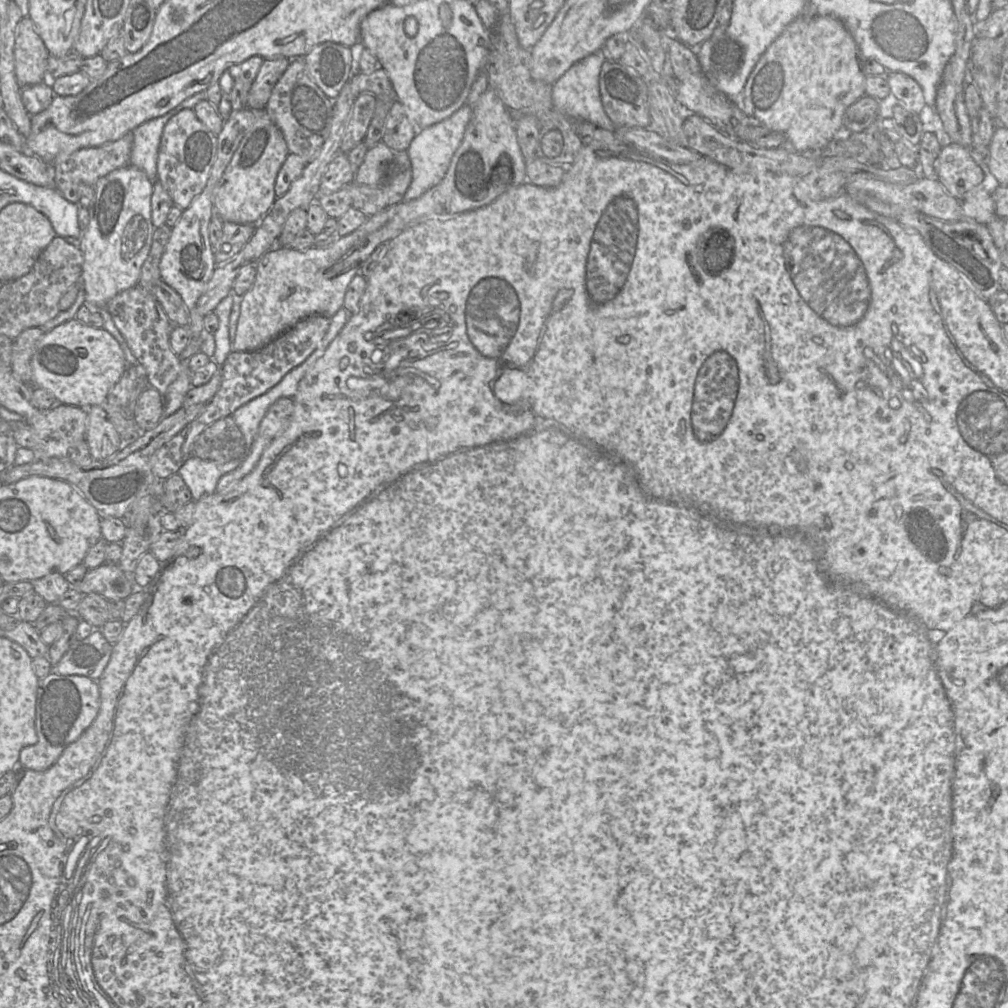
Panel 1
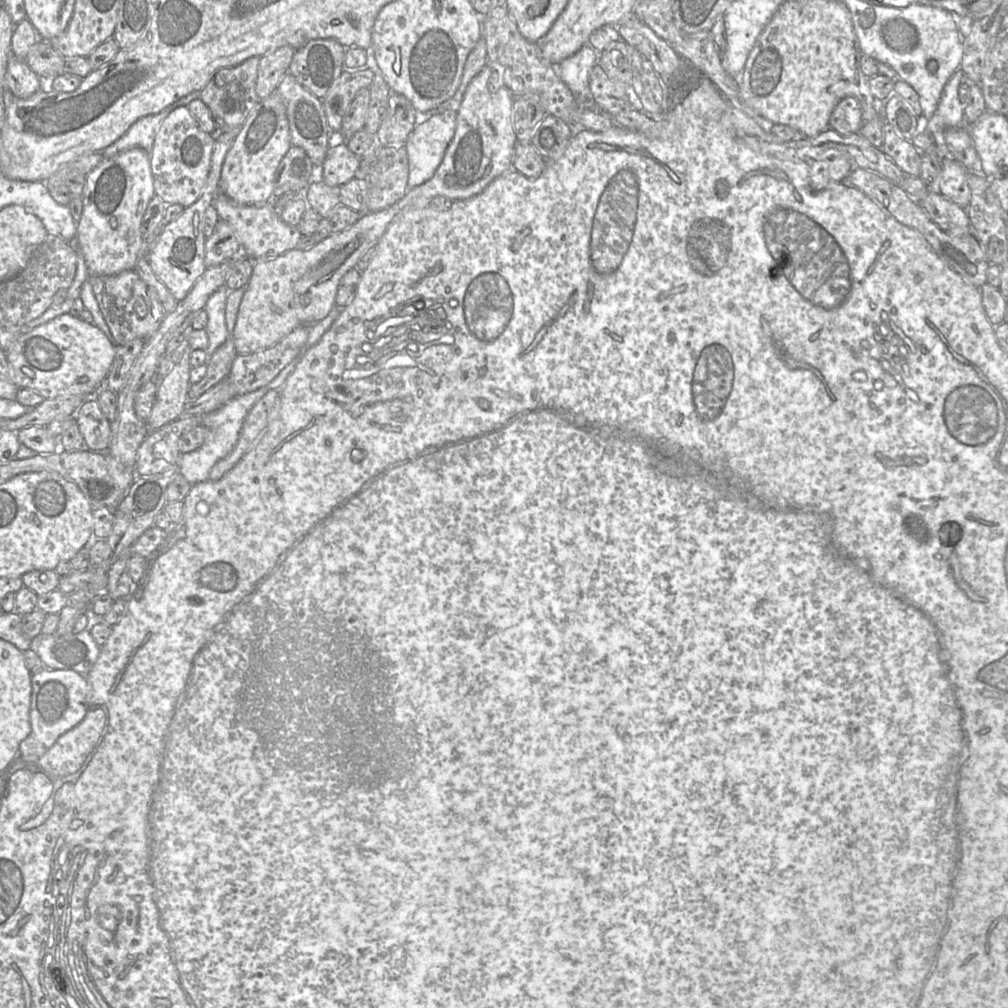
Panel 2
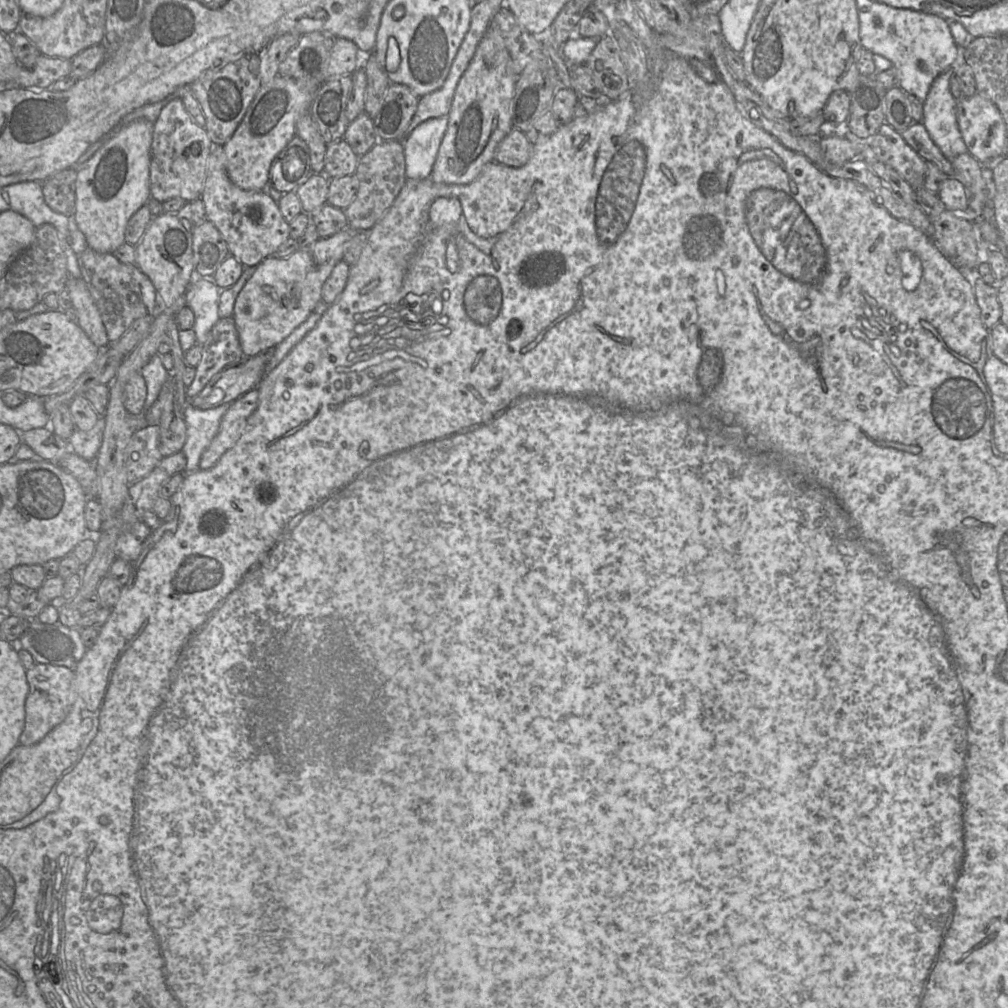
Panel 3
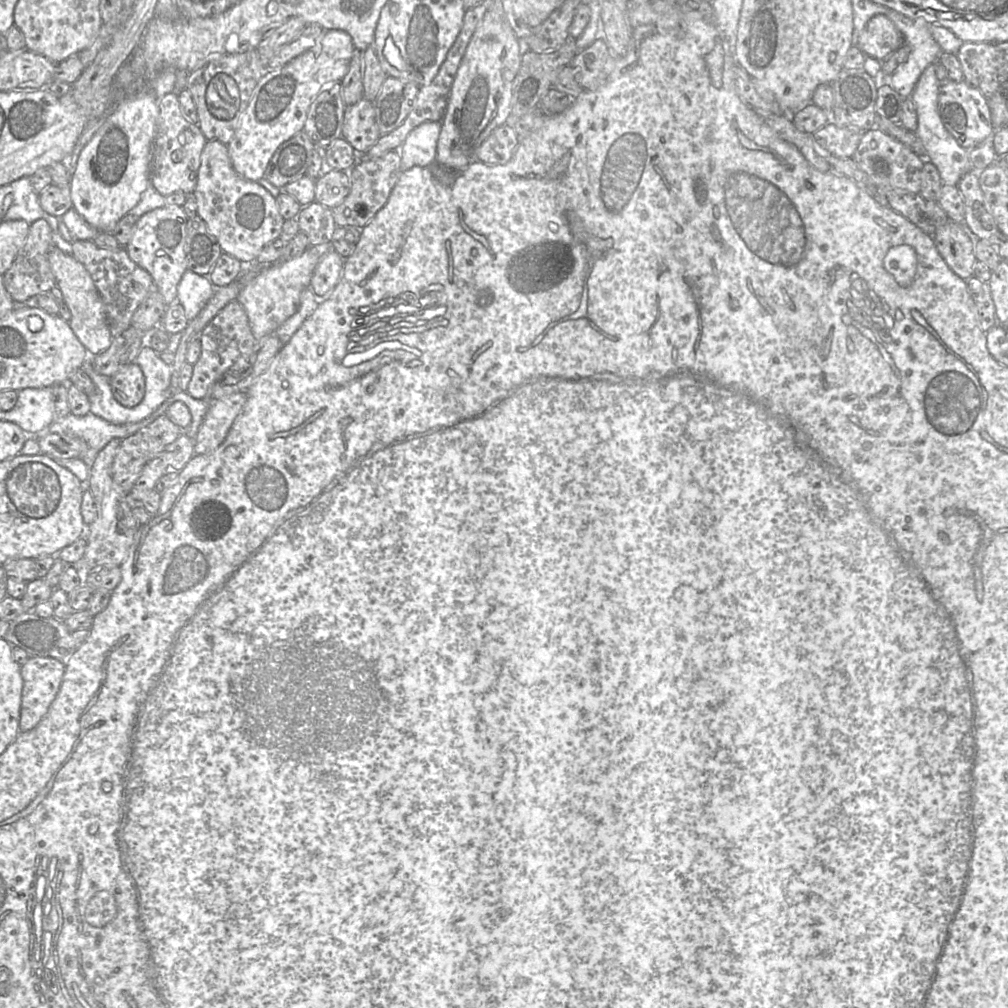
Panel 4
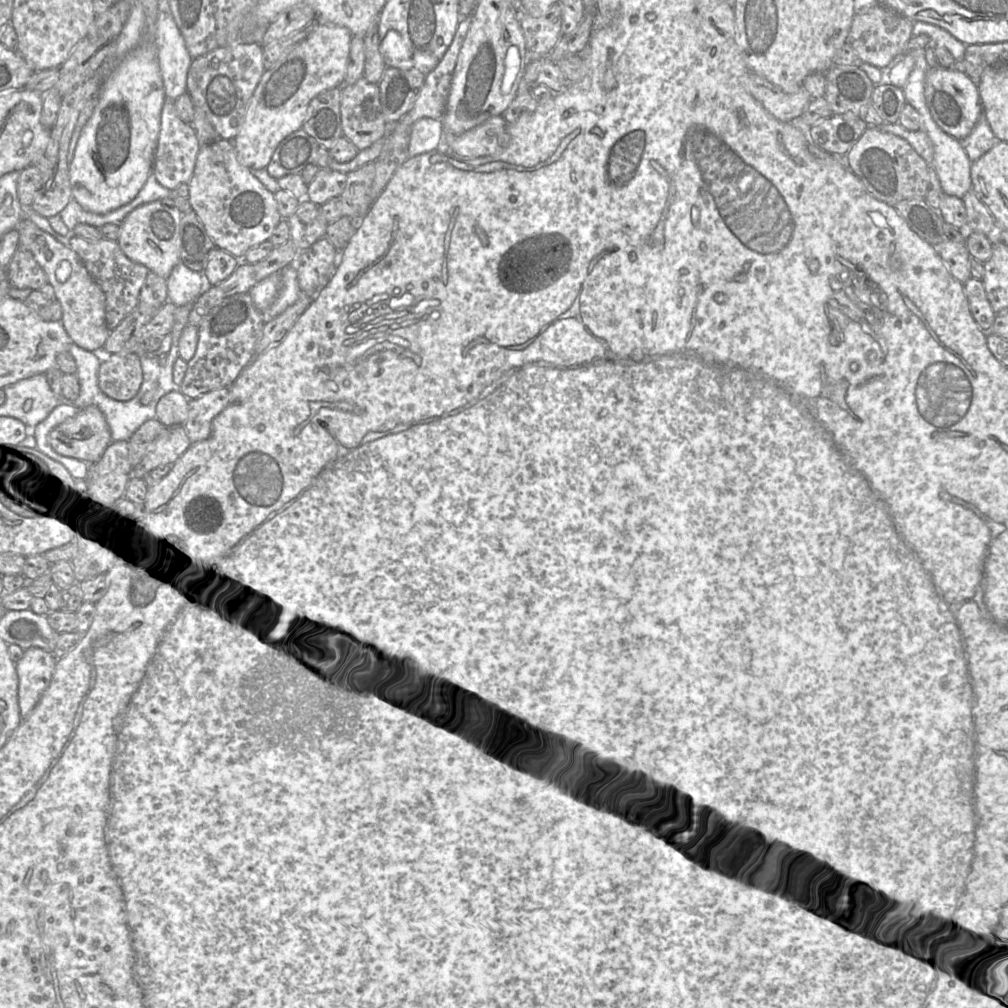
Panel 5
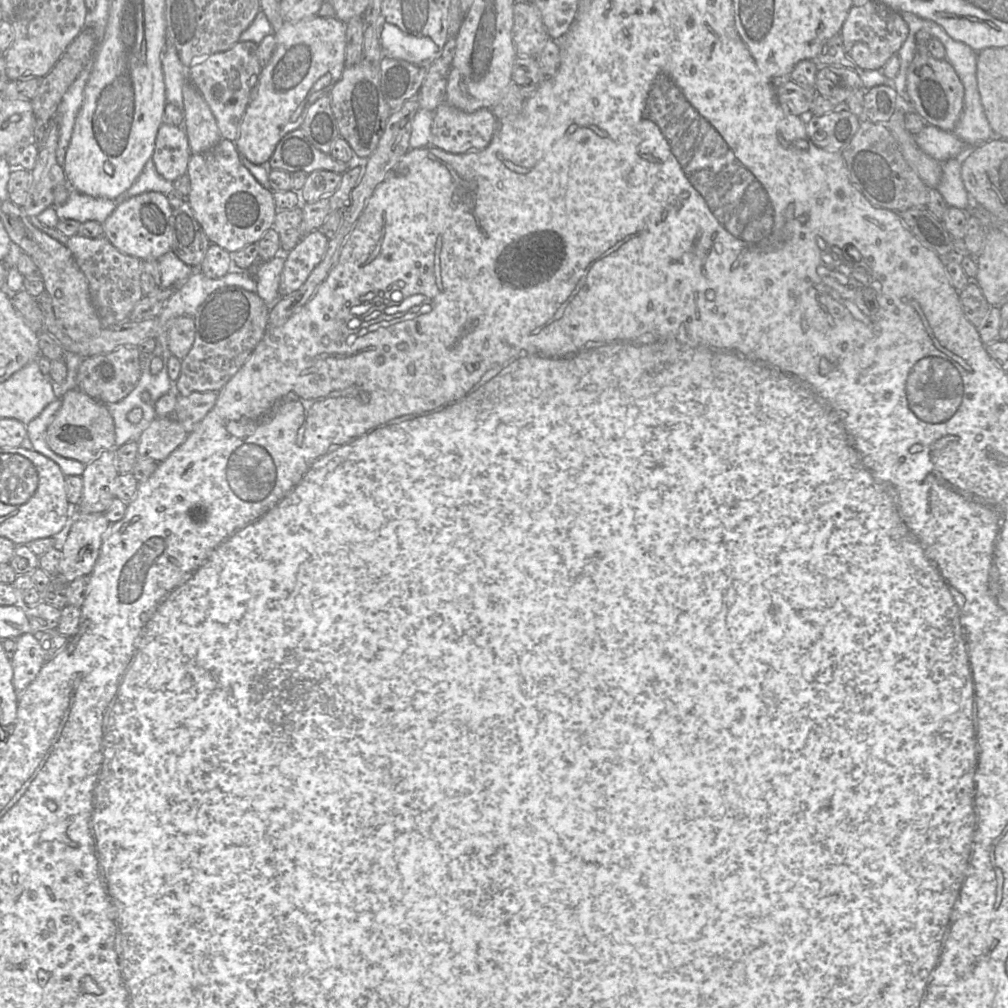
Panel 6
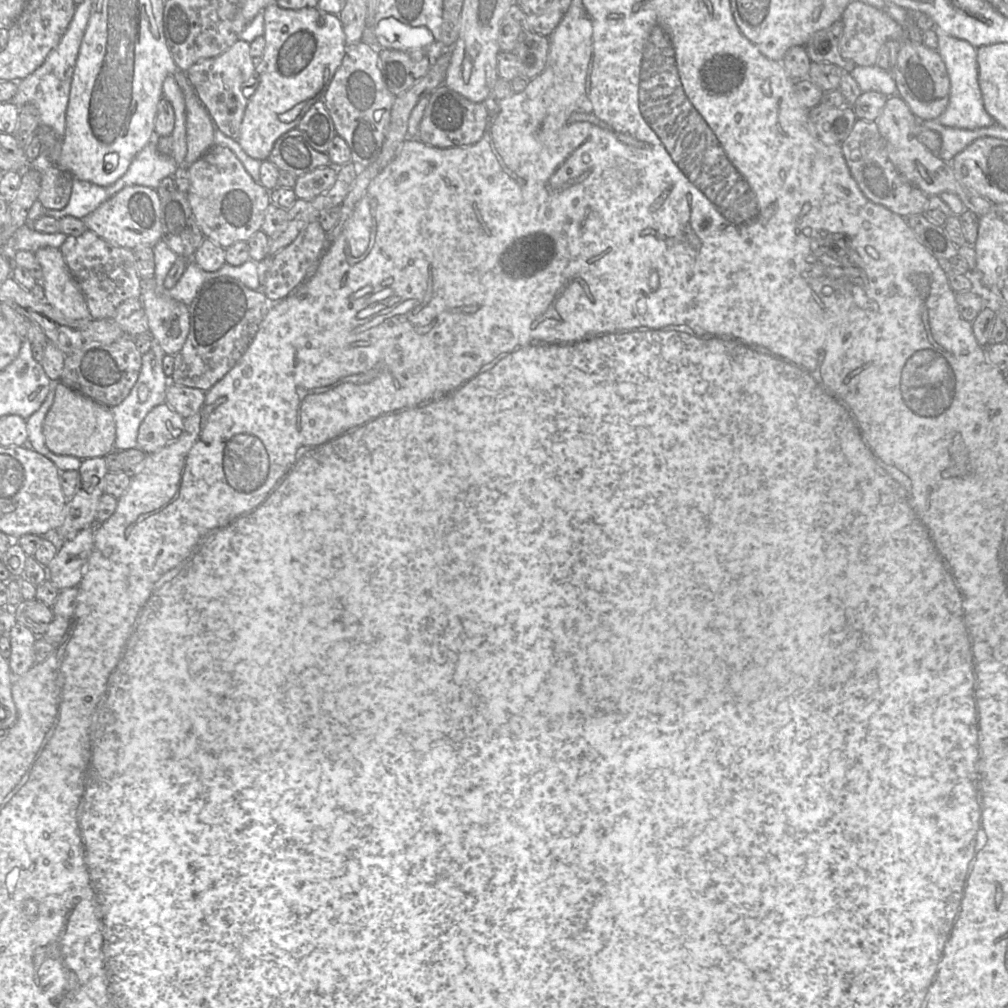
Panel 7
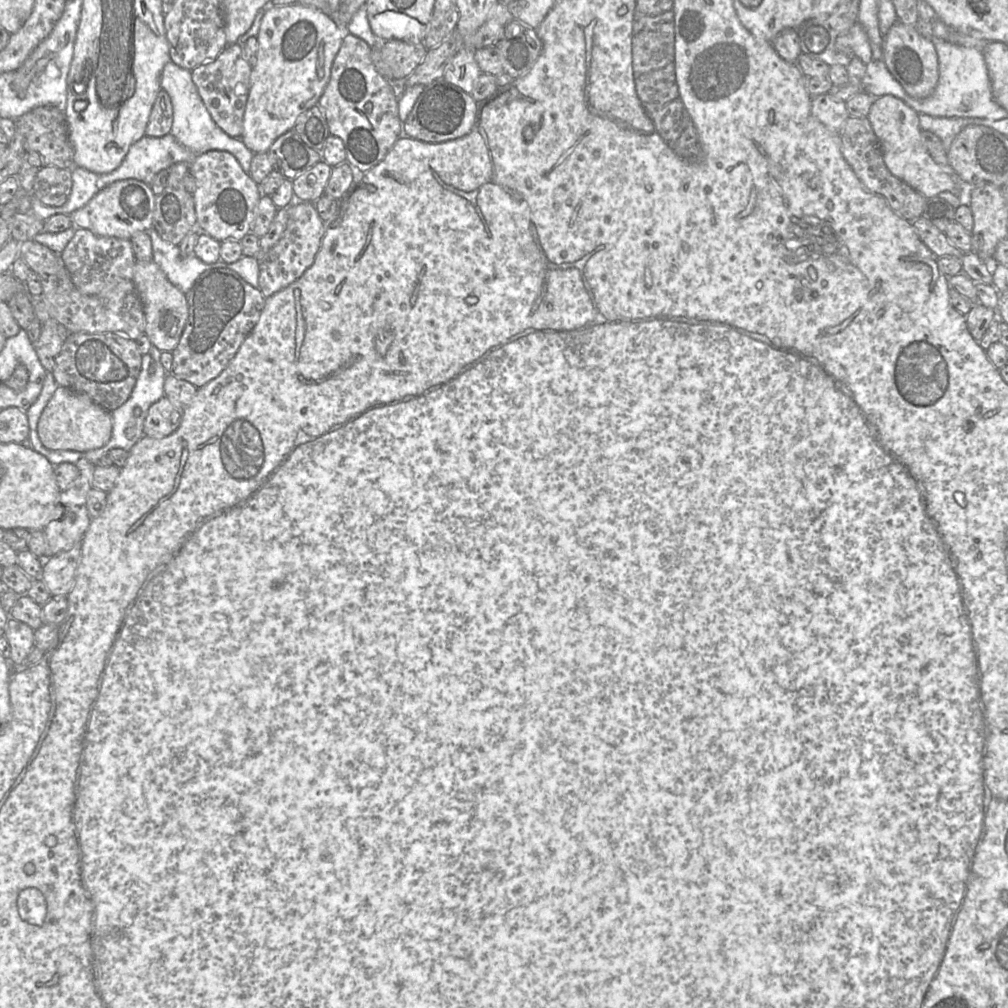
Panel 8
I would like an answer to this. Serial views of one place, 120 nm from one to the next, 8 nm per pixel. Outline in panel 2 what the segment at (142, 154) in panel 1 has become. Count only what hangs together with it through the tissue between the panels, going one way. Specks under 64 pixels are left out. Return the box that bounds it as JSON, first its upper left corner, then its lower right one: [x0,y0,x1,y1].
[100,91,200,158]

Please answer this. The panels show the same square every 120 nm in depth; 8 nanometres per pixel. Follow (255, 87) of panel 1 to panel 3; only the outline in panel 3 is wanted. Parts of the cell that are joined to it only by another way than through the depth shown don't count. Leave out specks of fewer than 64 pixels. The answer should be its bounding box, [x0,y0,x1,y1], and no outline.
[259,32,301,84]

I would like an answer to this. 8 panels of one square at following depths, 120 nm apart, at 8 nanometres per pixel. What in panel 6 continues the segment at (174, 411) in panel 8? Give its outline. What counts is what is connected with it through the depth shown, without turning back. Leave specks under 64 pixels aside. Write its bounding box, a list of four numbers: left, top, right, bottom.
[137,417,188,460]

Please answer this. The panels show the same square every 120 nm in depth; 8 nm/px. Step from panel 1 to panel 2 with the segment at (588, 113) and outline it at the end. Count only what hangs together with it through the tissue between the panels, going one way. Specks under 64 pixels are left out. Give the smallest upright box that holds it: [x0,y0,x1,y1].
[557,44,598,105]

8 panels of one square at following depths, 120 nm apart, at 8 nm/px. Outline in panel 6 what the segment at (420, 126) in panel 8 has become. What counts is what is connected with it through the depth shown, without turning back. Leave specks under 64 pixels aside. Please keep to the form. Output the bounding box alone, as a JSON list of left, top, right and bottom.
[430,102,498,154]

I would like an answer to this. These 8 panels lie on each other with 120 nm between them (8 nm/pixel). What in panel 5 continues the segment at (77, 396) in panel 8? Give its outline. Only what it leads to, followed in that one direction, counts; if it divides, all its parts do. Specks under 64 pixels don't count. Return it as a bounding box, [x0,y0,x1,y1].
[48,405,112,464]

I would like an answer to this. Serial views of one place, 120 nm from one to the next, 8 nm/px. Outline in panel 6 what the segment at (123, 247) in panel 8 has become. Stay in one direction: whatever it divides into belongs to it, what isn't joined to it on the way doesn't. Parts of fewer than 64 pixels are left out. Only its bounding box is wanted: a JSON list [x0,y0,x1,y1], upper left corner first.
[66,236,144,327]

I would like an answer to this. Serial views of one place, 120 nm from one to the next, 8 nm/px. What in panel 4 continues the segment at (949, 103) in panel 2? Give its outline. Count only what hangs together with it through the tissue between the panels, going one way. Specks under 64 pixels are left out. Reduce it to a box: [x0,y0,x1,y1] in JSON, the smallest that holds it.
[910,64,973,186]

